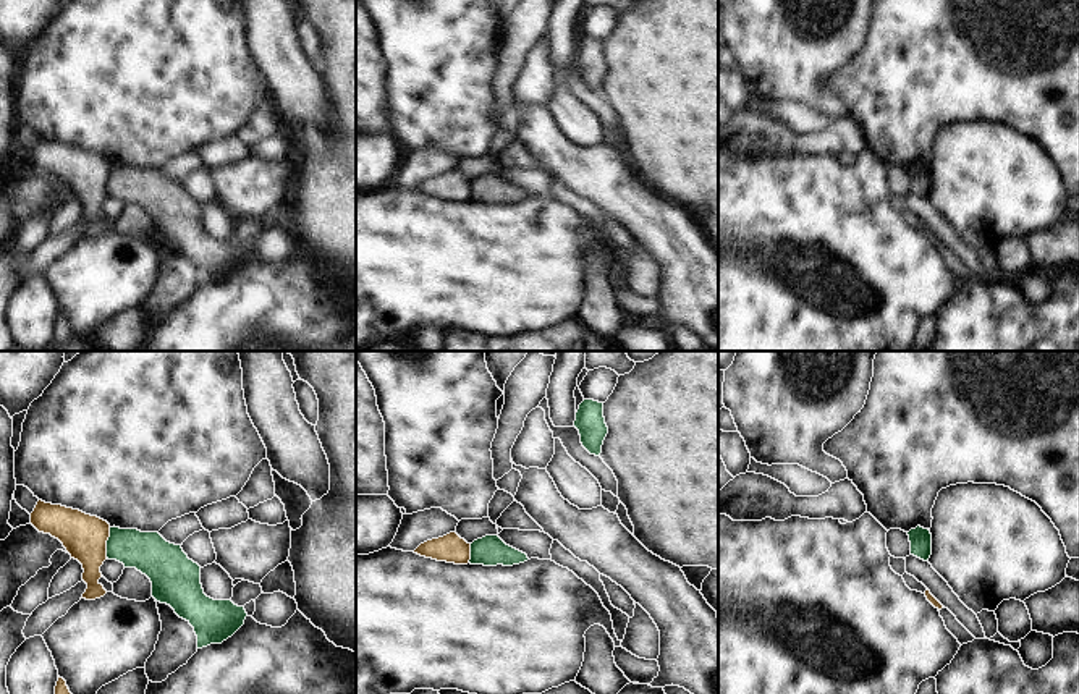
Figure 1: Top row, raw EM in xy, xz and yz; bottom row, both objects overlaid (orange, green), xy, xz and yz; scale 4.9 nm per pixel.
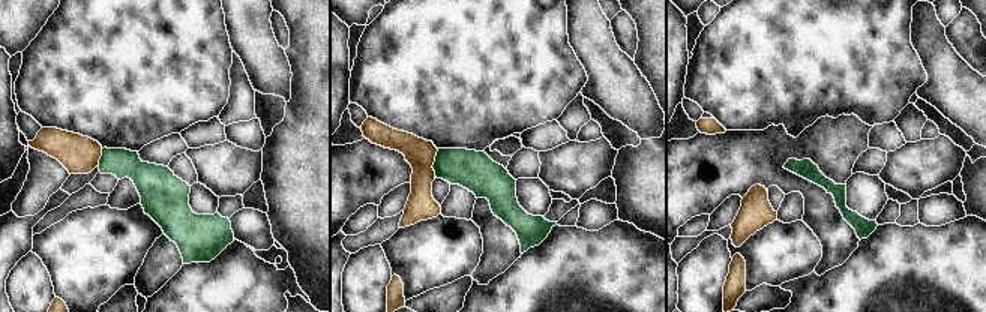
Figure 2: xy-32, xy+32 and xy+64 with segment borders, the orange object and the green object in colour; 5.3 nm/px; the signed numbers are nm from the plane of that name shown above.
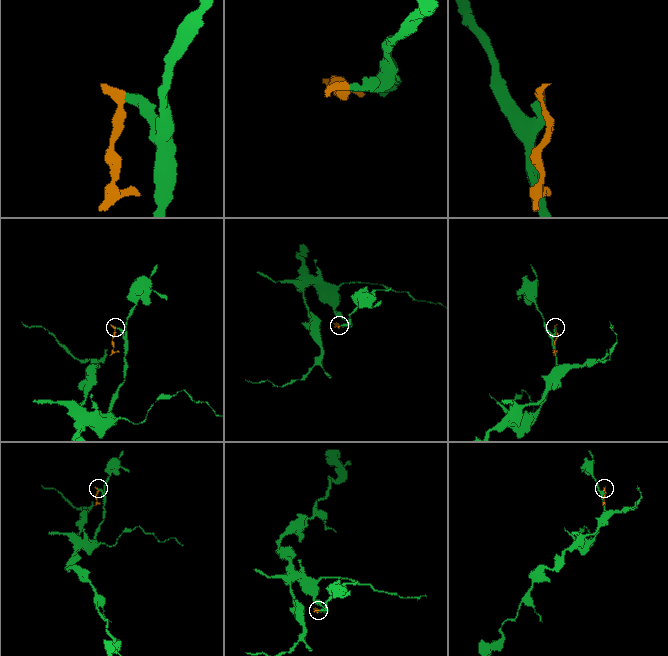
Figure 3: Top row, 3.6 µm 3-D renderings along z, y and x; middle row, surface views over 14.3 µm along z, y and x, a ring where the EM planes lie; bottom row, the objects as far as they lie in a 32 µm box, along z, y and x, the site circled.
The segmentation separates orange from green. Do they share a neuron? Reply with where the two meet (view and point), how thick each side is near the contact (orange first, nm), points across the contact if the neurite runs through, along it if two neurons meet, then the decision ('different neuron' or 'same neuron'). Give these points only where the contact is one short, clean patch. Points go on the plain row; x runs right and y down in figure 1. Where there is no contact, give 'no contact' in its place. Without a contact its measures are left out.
meets orange in xy at (105, 180); 220 nm thick on the orange side, 200 nm on the other; border along xy (110, 165), (105, 194); different neuron

